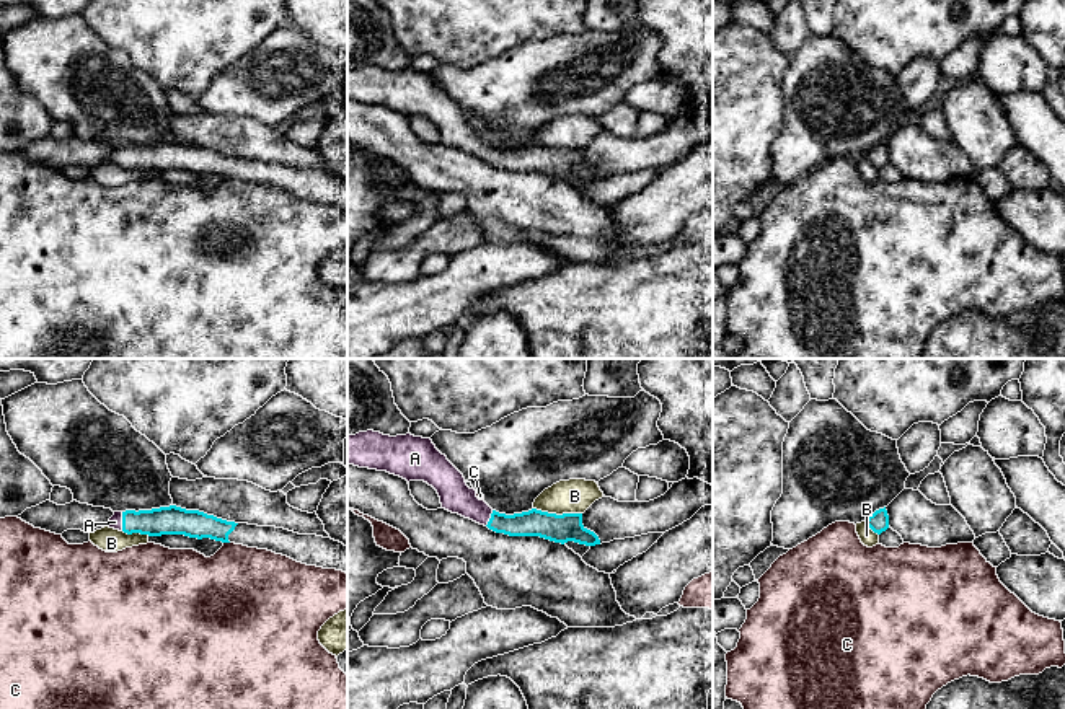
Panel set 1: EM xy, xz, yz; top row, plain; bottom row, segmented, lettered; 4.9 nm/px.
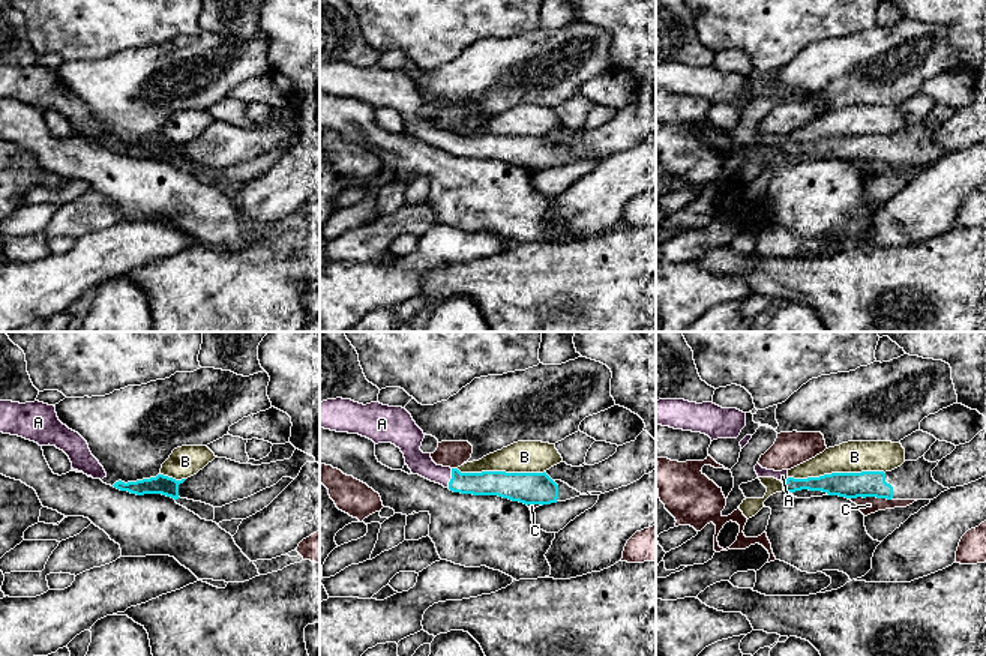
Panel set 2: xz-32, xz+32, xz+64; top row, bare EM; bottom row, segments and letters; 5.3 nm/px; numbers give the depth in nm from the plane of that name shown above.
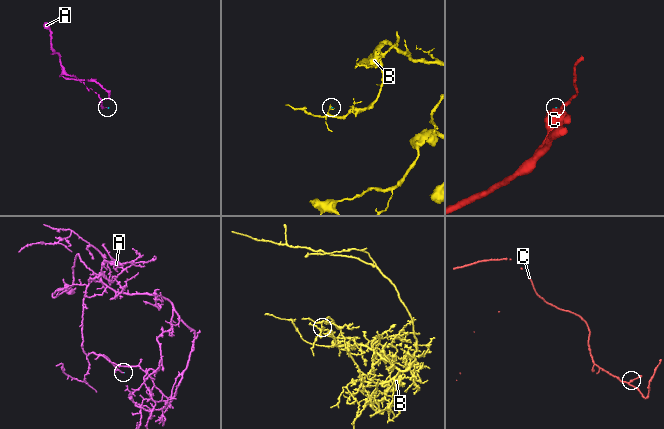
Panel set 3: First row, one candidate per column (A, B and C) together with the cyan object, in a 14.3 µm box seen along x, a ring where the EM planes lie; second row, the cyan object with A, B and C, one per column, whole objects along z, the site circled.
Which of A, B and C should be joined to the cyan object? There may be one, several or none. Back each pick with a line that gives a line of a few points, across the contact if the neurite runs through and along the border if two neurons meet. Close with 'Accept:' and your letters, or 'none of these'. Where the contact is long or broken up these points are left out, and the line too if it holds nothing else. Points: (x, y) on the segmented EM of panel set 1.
A: xy (167, 520), (123, 522), (114, 522)
Accept: A

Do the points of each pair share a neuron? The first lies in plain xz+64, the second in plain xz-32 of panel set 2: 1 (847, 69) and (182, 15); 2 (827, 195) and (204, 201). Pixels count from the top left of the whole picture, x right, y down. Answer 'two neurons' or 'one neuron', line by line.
1: two neurons
2: one neuron

